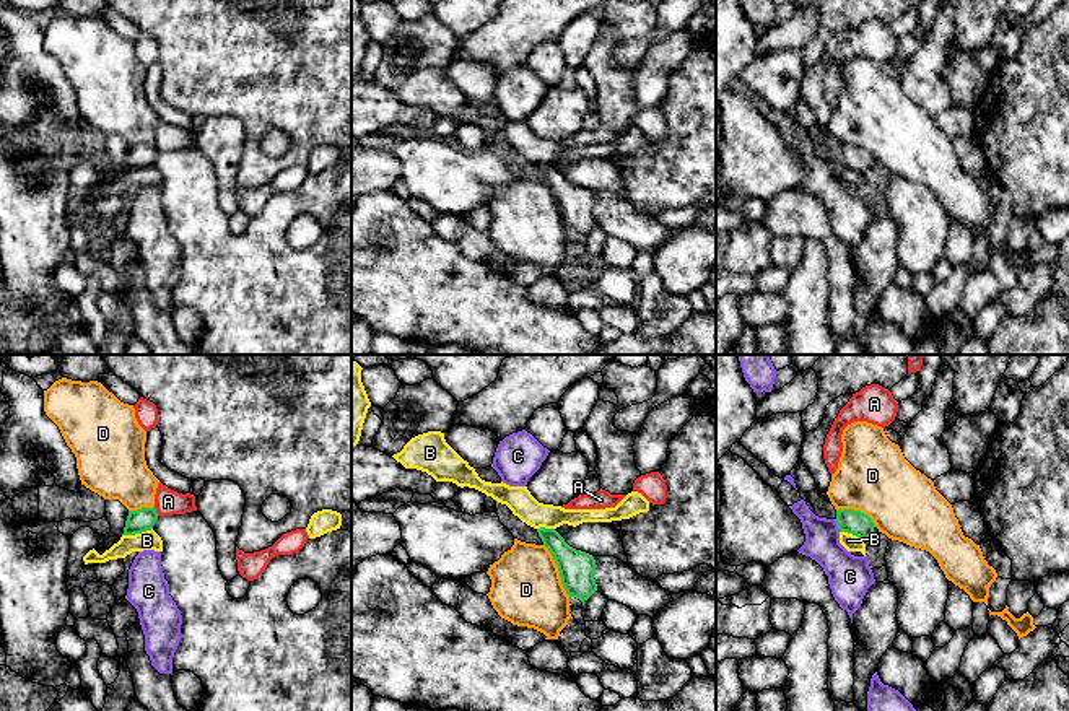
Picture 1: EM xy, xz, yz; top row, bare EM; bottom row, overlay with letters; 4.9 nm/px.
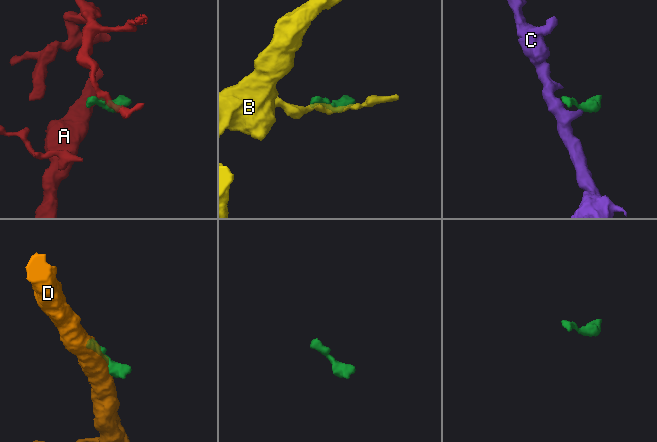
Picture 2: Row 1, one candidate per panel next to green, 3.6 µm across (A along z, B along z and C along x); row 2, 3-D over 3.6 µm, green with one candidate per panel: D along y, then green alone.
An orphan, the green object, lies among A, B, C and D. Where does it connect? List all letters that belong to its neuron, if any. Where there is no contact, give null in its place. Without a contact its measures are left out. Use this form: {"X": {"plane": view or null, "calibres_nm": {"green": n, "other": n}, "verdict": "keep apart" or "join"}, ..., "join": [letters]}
{"A": {"plane": "xy", "calibres_nm": {"green": 120, "other": 130}, "verdict": "keep apart"}, "B": {"plane": "xy", "calibres_nm": {"green": 120, "other": 100}, "verdict": "keep apart"}, "C": {"plane": "yz", "calibres_nm": {"green": 120, "other": 200}, "verdict": "keep apart"}, "D": {"plane": "xz", "calibres_nm": {"green": 180, "other": 360}, "verdict": "keep apart"}, "join": []}

